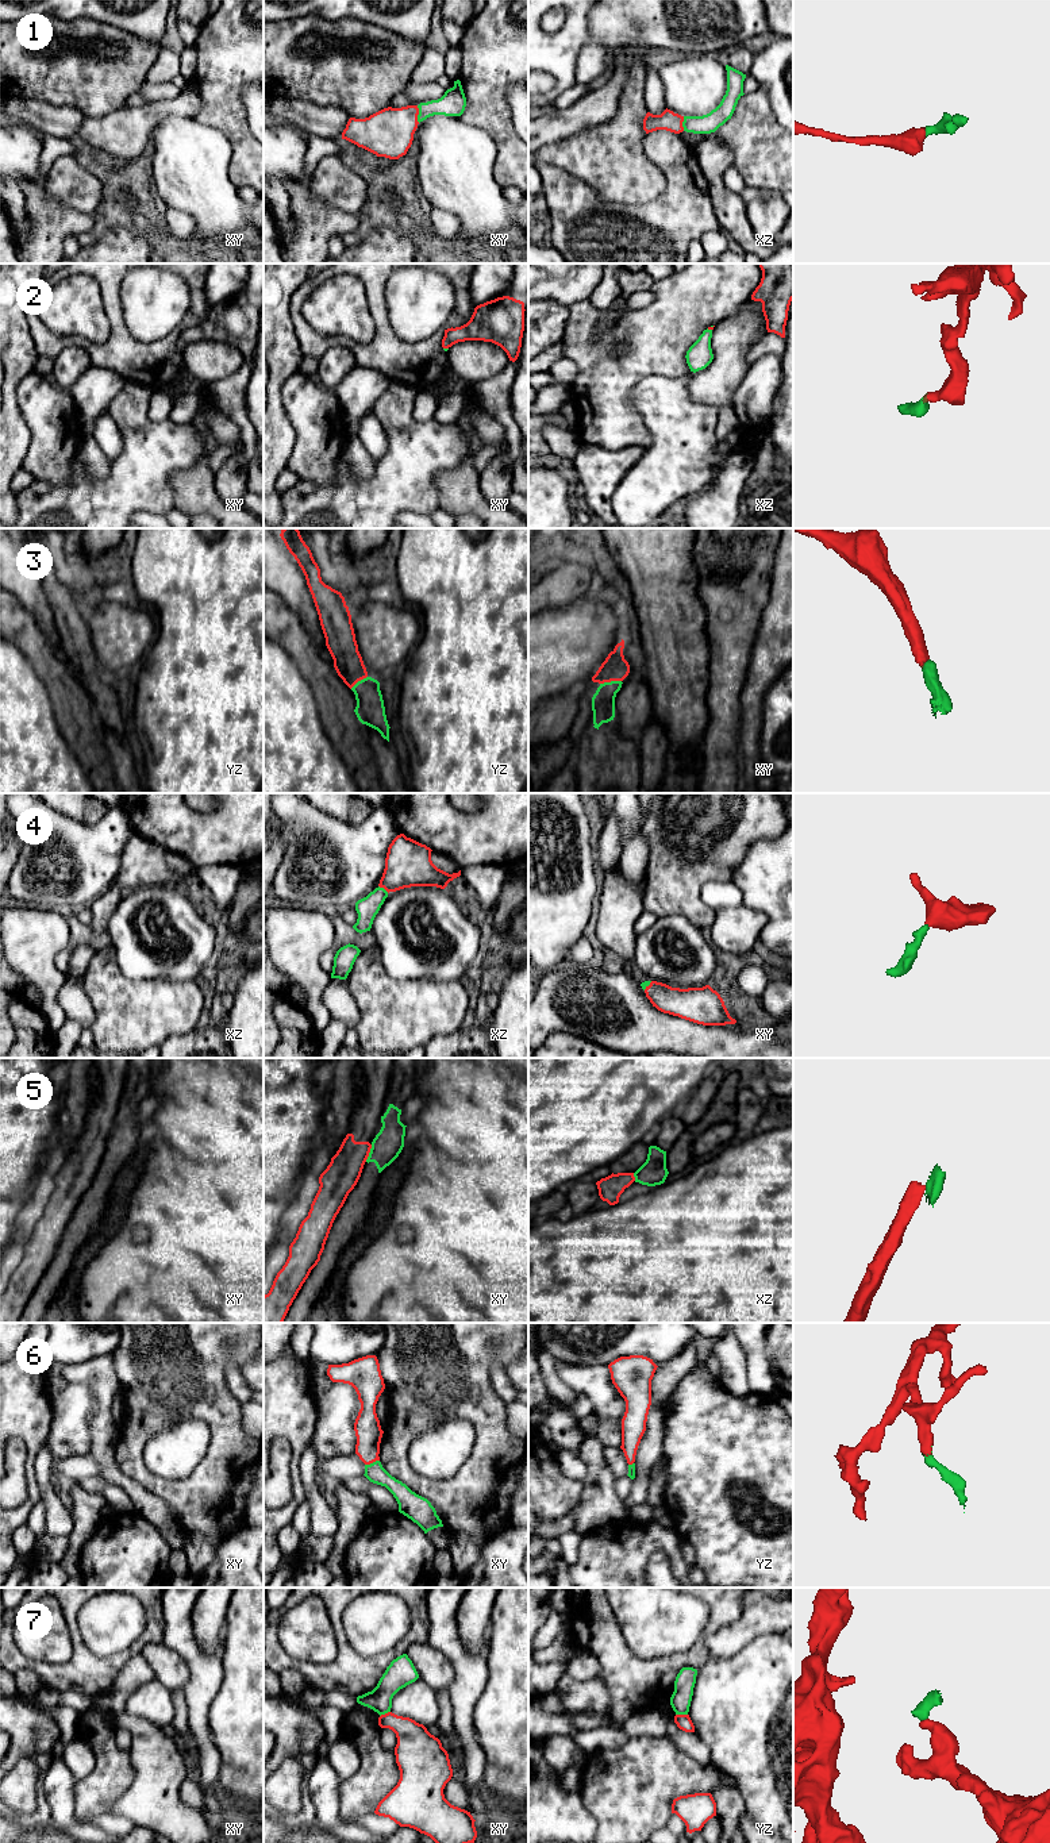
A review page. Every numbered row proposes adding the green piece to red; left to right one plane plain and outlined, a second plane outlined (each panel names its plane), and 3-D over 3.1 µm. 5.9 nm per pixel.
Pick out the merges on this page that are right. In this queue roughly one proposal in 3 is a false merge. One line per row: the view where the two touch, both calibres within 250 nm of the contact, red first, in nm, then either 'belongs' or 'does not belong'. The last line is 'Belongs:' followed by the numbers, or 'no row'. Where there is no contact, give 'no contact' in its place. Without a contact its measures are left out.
1: contact in xy; calibres 280 and 150 nm; belongs
2: contact in xz; calibres 20 and 150 nm; belongs
3: contact in xy; calibres 160 and 140 nm; belongs
4: contact in xz; calibres 280 and 130 nm; belongs
5: contact in xy; calibres 200 and 180 nm; does not belong
6: contact in xy; calibres 160 and 120 nm; belongs
7: contact in yz; calibres 90 and 120 nm; does not belong
Belongs: 1, 2, 3, 4, 6

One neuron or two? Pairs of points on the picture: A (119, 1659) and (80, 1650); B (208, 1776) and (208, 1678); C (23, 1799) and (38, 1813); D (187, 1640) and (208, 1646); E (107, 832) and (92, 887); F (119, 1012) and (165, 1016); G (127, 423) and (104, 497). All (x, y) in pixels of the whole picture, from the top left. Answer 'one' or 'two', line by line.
A: one
B: one
C: two
D: two
E: one
F: one
G: one

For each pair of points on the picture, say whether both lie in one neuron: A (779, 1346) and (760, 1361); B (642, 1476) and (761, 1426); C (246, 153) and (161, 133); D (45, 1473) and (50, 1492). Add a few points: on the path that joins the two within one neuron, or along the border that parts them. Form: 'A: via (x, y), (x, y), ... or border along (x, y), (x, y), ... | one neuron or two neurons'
A: border along (766, 1336), (766, 1357), (776, 1385) | two neurons
B: border along (666, 1424), (660, 1455) | two neurons
C: border along (210, 126), (219, 130), (230, 143), (231, 181) | two neurons
D: via (45, 1477), (49, 1488) | one neuron

